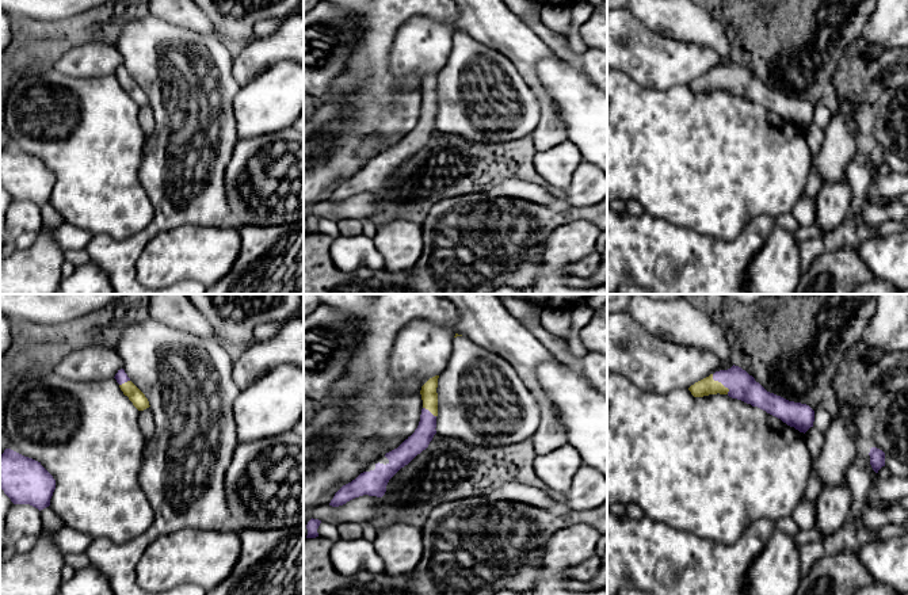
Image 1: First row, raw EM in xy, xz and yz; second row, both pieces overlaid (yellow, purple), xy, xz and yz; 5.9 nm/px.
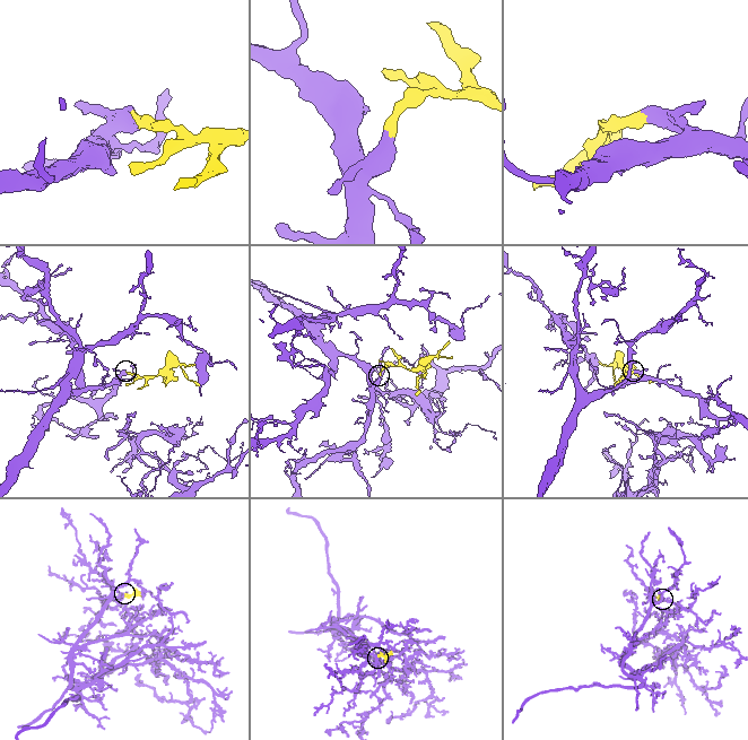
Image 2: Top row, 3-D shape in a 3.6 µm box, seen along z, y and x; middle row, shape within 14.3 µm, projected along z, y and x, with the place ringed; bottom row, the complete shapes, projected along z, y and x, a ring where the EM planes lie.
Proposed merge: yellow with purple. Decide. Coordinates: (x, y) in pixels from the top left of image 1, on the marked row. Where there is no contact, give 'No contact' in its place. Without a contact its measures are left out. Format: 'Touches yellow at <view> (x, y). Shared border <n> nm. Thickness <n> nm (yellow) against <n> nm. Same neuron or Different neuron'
Touches yellow at yz (720, 382). Shared border 160 nm. Thickness 100 nm (yellow) against 160 nm. Same neuron

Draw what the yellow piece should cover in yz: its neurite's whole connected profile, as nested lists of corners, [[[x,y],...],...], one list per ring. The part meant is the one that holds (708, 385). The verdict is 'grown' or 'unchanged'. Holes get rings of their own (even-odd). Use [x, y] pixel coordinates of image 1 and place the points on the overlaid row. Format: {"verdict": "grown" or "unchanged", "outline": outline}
{"verdict": "grown", "outline": [[[735,365],[695,382],[688,390],[694,397],[728,394],[766,411],[804,434],[813,427],[814,411],[809,405],[767,392],[752,375]]]}

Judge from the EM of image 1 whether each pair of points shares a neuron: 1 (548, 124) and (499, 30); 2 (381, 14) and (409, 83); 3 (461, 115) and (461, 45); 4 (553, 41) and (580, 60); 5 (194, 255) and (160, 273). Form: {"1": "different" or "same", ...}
{"1": "same", "2": "same", "3": "same", "4": "same", "5": "same"}

